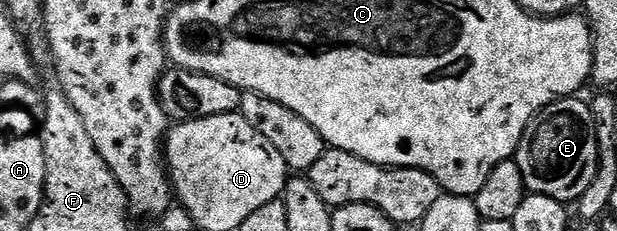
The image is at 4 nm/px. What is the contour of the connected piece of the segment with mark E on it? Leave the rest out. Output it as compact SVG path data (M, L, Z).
M573 95L563 101L555 101L537 113L536 118L526 127L520 145L516 148L515 161L522 171L525 190L529 194L546 195L555 201L565 203L579 202L580 196L594 183L594 175L598 171L598 139L596 124L592 118L592 106L587 100L579 101L579 96Z

